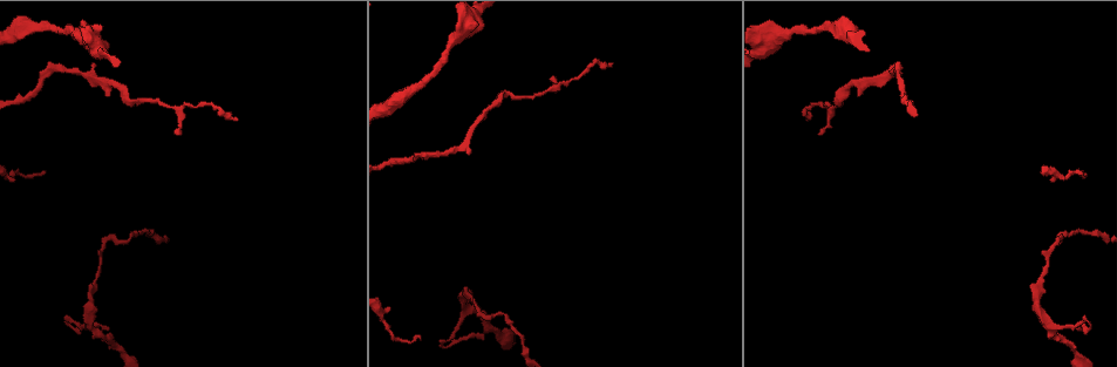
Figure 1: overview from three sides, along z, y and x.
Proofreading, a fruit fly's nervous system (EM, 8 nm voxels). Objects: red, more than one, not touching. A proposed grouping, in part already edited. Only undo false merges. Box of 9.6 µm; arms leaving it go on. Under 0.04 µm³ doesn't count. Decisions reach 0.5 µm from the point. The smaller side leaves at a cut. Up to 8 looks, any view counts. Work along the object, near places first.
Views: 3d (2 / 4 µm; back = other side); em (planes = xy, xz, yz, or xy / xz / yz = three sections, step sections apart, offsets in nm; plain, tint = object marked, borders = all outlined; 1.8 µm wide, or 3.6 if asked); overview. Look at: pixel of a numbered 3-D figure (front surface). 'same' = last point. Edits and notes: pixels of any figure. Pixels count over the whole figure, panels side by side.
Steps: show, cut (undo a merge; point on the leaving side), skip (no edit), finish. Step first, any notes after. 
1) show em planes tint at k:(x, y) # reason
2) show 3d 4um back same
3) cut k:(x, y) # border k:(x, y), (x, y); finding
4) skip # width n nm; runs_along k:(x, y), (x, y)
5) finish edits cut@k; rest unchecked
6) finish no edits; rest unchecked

show 3d 4um at 1:(900, 68) # sharp bend

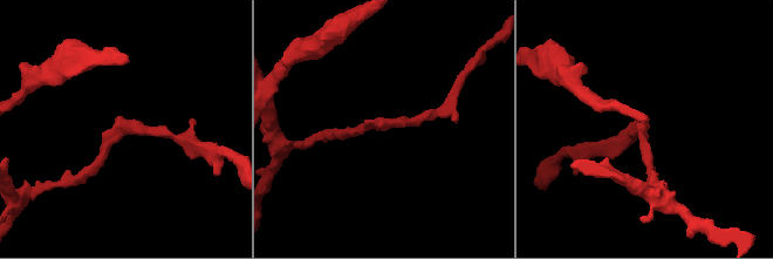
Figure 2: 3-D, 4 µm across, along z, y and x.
show em xz step 4 tint at 2:(120, 128) # now the EM

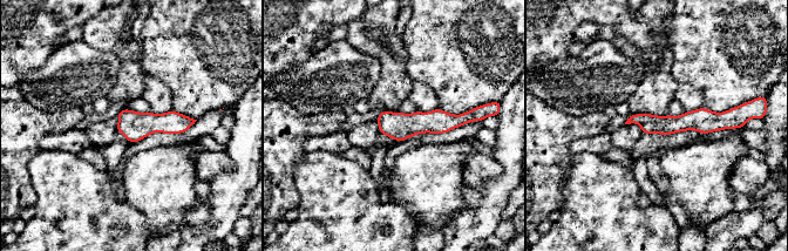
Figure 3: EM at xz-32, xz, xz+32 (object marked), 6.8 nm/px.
show em planes tint same

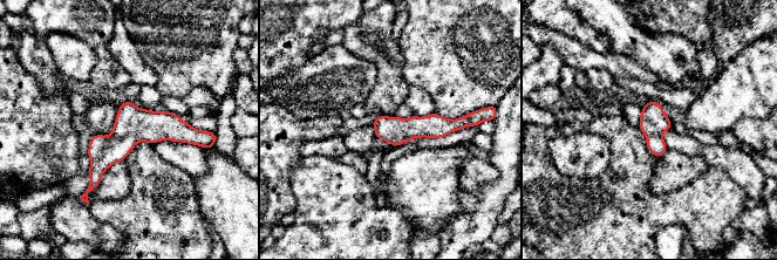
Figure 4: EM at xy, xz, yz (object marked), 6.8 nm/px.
skip # runs_along 4:(198, 135), (133, 130), (91, 185); continuous, no second cell

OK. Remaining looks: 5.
show em planes plain at 1:(107, 241) # sharp bend

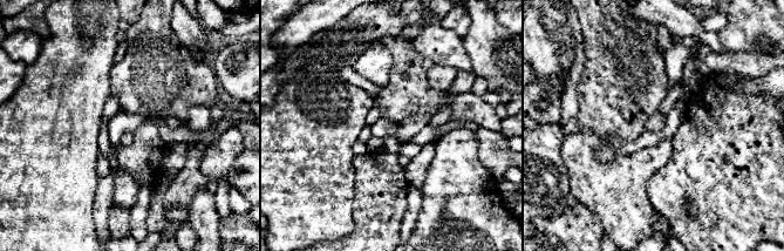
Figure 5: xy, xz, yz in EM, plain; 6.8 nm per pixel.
show em planes tint same

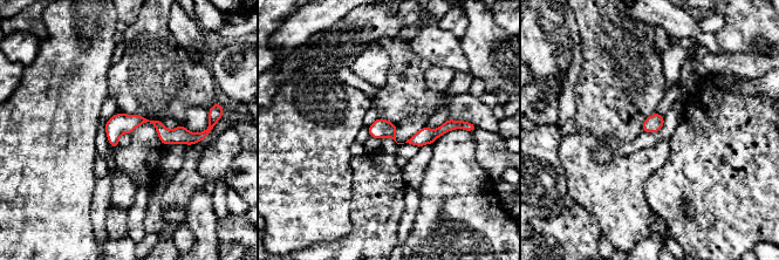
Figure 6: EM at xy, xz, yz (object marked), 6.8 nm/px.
skip # width 120 nm; runs_along 6:(108, 125), (152, 121), (169, 136), (197, 136); one cell here

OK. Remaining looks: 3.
show 3d 4um at 1:(494, 328) # narrows sharply

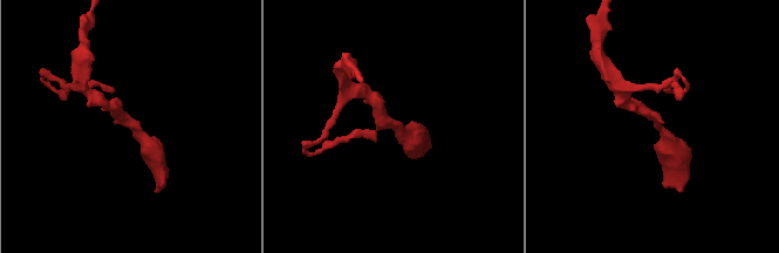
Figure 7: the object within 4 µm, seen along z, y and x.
show em planes tint at 7:(390, 124) # arm_widths 190, 360 nm

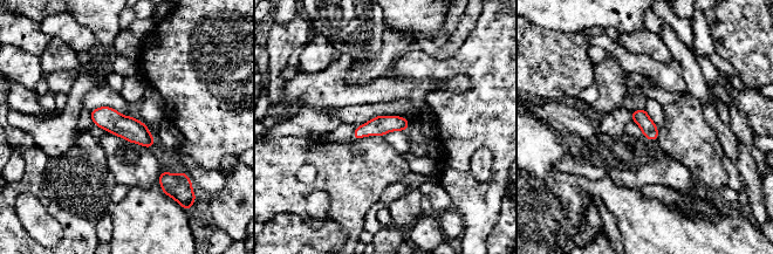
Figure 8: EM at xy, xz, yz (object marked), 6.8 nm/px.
skip # runs_along 8:(94, 114), (127, 126), (150, 142); all the same cell

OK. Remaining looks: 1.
finish no edits; rest unchecked

